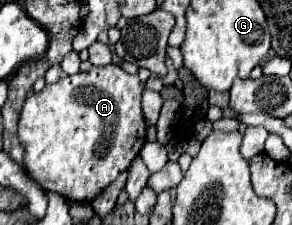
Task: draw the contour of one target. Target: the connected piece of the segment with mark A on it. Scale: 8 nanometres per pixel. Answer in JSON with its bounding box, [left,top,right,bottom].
[18,64,146,202]

